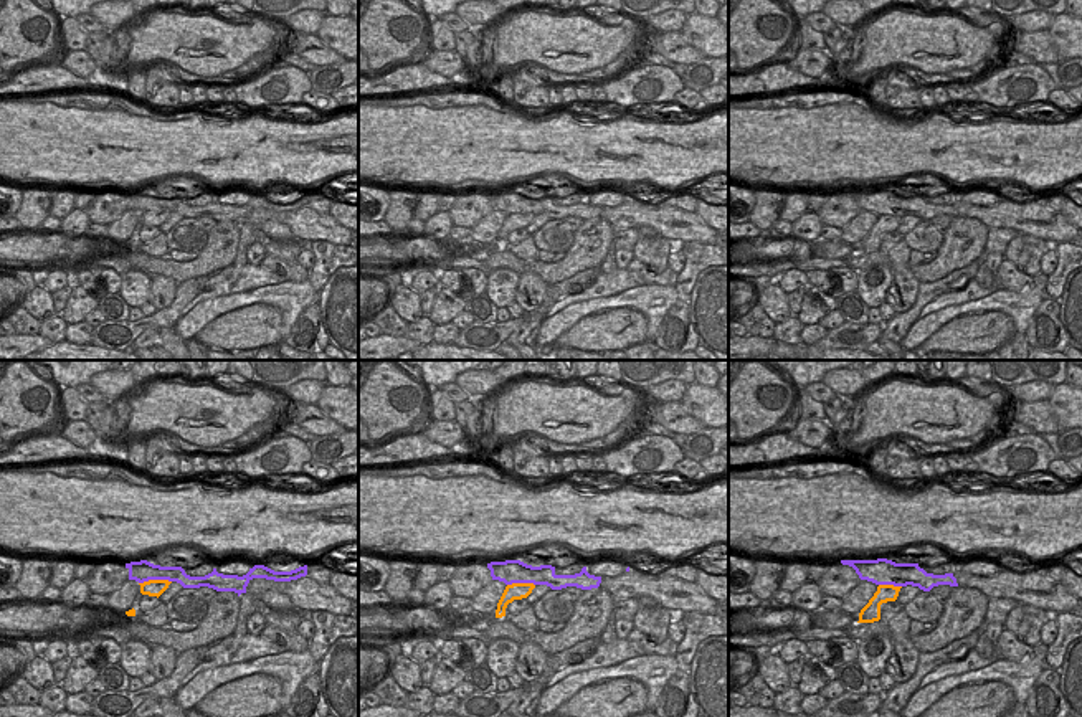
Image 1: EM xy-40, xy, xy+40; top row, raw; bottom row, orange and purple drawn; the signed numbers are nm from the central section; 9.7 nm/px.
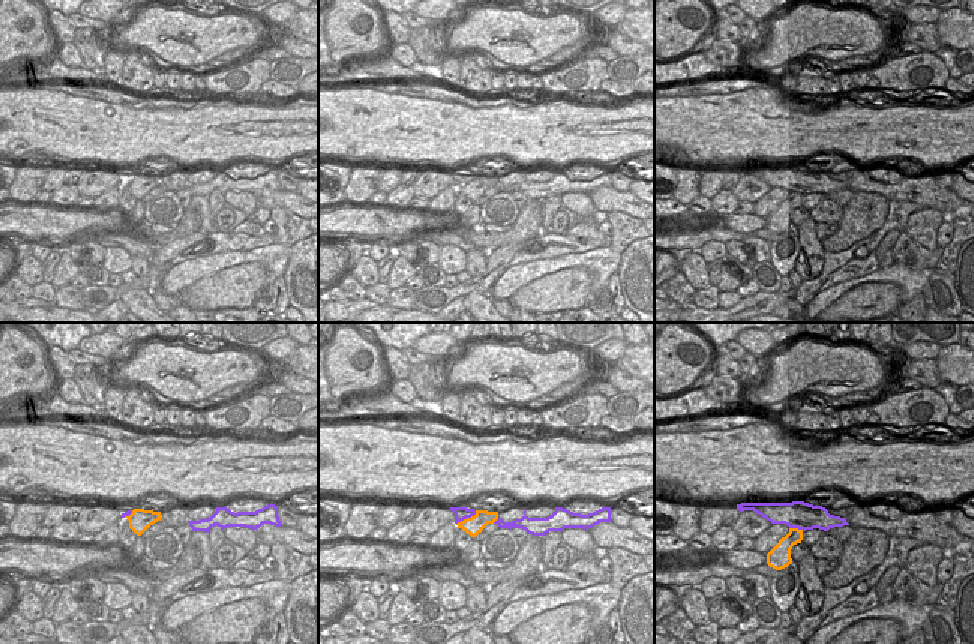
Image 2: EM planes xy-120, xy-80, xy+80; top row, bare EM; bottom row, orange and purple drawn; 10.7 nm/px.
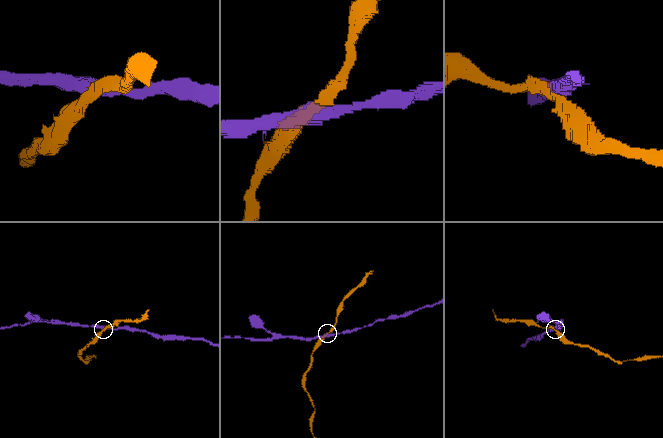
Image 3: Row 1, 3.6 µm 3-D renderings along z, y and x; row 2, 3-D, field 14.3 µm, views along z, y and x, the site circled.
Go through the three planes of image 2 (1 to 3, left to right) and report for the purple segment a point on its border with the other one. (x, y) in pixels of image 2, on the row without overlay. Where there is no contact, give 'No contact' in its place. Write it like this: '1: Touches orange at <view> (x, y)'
1: Touches orange at xy-120 (129, 179)
2: Touches orange at xy-80 (467, 182)
3: Touches orange at xy+80 (797, 192)

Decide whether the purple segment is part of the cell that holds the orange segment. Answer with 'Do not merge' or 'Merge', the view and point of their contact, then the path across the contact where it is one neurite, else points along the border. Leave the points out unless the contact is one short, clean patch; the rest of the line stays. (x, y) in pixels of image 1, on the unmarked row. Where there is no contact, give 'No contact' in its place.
Do not merge. Touches orange at xy-40 (154, 210)

